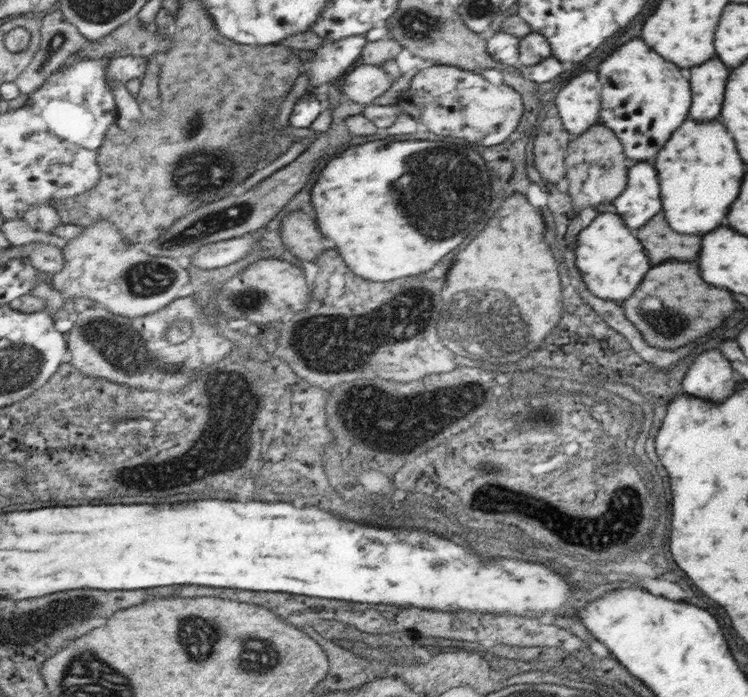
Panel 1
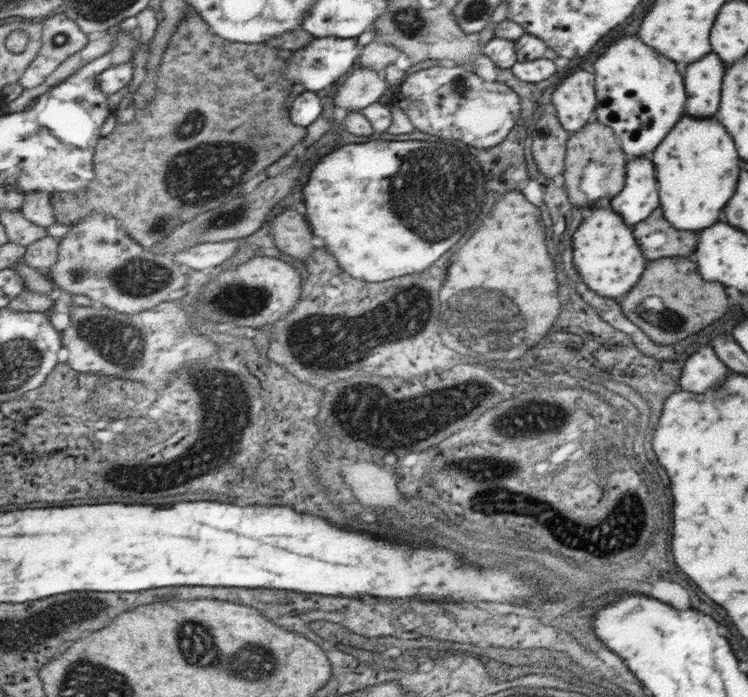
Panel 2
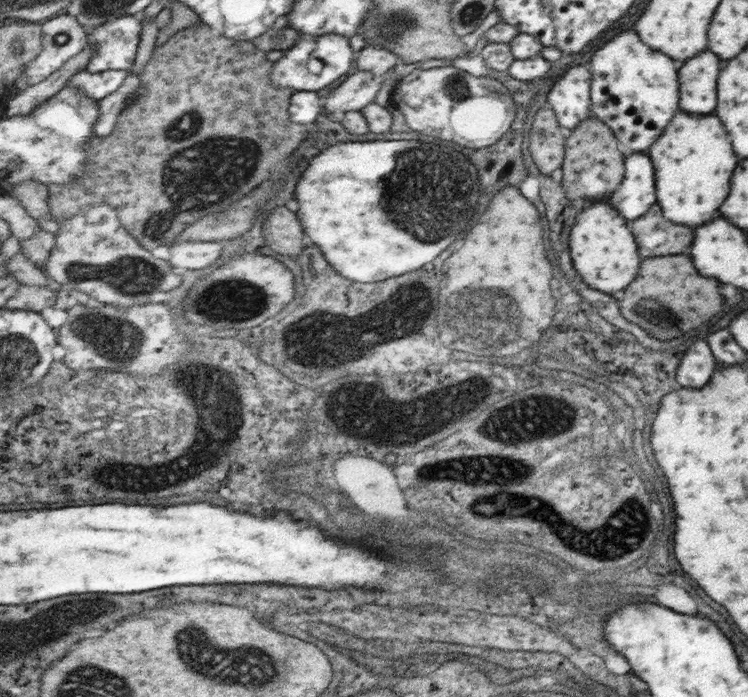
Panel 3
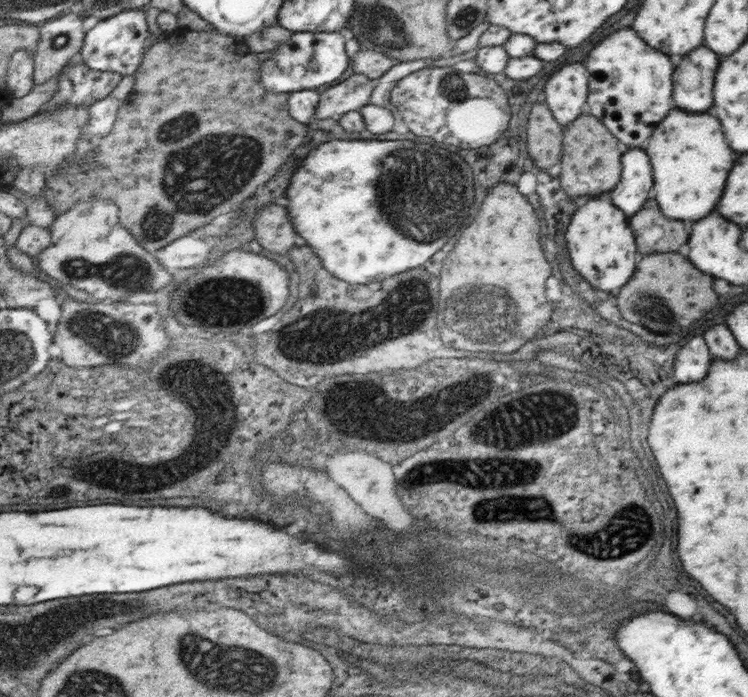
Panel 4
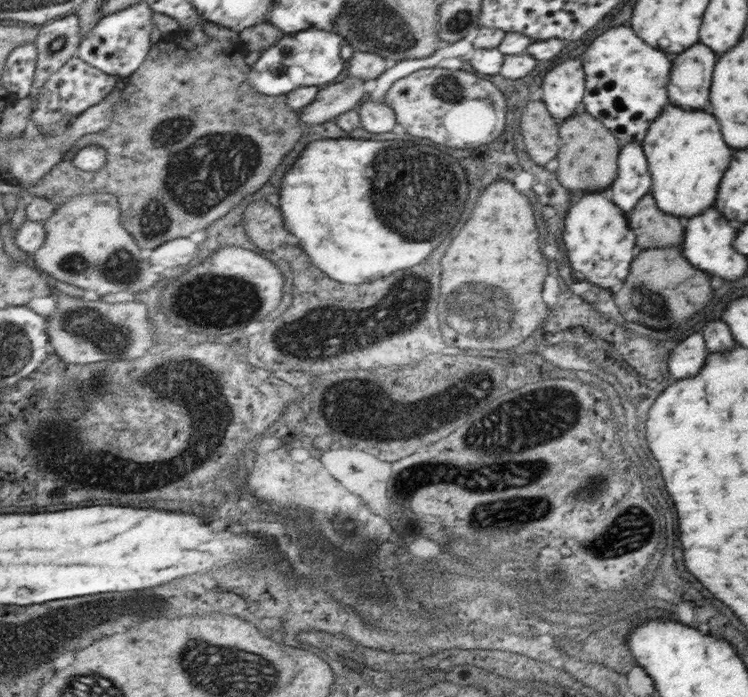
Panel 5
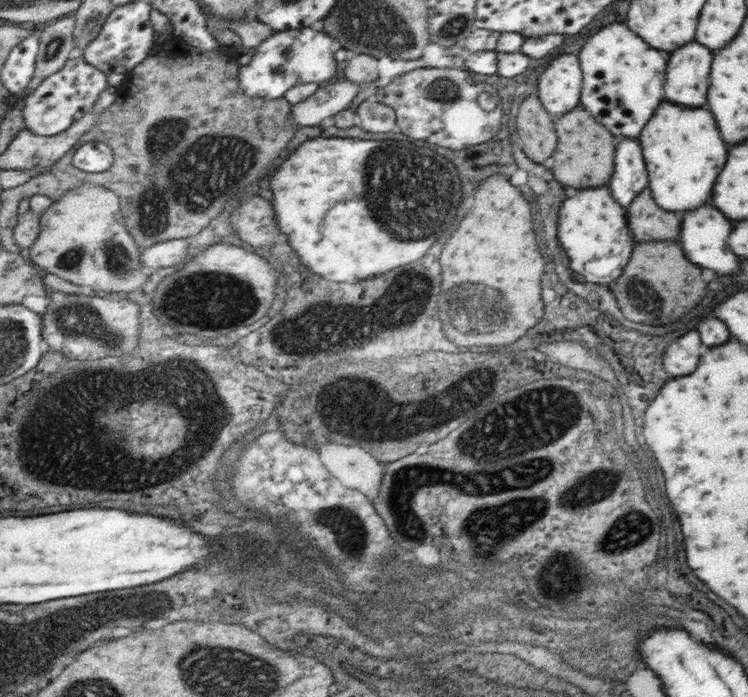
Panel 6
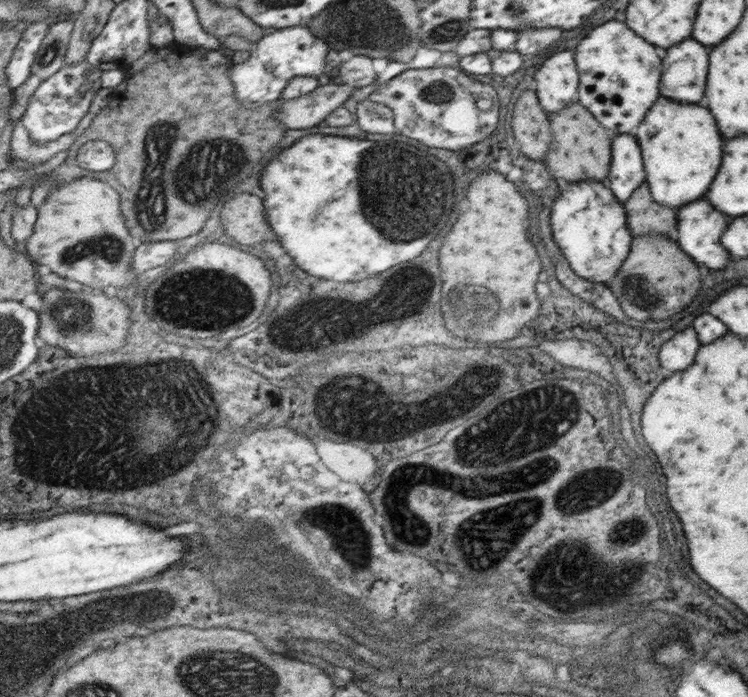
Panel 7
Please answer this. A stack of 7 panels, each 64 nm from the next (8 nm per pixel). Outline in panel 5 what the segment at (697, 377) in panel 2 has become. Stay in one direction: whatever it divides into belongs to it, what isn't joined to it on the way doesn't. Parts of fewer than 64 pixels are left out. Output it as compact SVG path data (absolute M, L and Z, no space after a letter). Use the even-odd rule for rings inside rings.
M694 334L686 340L680 340L678 346L670 352L668 370L678 381L696 377L702 370L704 360L710 353L704 342L703 334Z

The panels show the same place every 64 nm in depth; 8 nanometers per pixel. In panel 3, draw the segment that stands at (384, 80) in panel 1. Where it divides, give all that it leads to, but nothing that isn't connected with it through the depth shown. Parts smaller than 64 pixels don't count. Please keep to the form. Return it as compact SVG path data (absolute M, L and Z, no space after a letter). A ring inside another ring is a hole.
M359 70L347 76L346 80L338 84L323 99L322 112L328 116L338 110L361 111L363 107L374 103L382 81L383 78L368 71Z

